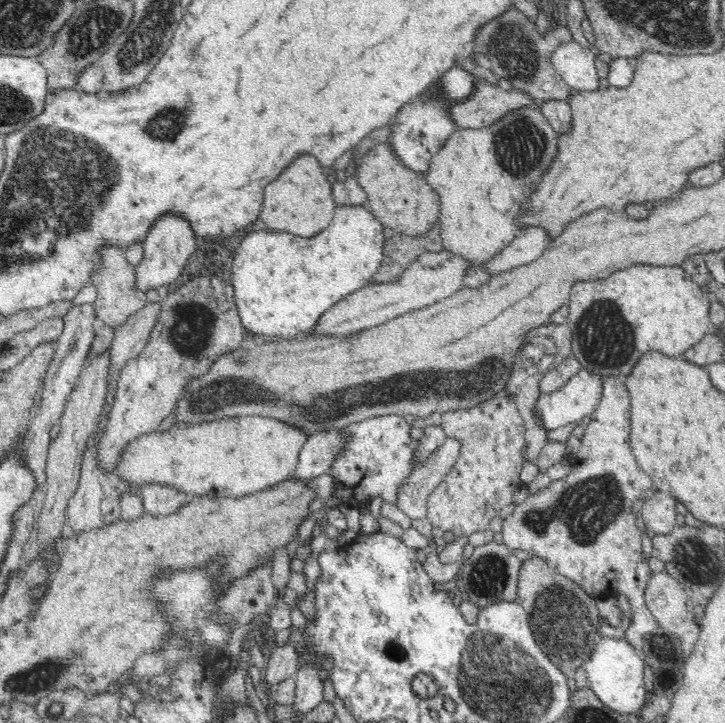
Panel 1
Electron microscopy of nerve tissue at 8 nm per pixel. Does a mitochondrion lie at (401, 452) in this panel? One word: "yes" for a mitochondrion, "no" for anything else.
no

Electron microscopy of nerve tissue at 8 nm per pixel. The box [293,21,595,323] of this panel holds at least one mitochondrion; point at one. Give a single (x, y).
(519, 140)

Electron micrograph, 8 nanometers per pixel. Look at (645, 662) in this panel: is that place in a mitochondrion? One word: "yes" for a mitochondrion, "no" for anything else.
no

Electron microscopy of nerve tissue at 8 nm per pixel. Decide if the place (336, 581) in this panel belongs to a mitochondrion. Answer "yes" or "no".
no

